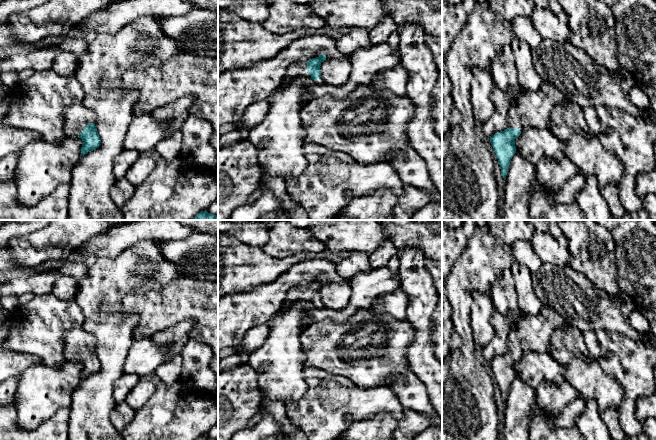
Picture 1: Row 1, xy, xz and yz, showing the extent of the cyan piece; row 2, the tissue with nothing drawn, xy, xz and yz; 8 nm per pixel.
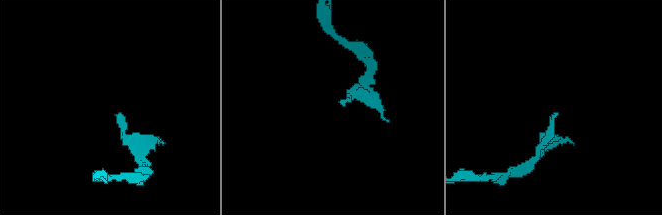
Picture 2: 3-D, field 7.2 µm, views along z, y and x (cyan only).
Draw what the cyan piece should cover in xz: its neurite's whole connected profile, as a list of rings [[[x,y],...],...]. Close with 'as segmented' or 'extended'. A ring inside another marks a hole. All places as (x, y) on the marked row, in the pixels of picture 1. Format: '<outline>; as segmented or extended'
[[[322,53],[319,57],[309,59],[307,62],[295,62],[285,74],[280,86],[286,86],[296,78],[310,78],[316,84],[323,84],[324,80],[321,76],[320,66],[326,60],[326,56]]]; extended

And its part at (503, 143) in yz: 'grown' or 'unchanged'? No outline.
grown

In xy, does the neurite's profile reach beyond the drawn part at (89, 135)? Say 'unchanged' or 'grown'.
grown

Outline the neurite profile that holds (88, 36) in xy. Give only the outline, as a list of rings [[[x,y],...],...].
[[[79,31],[79,33],[75,36],[77,39],[83,39],[86,42],[92,42],[98,33],[96,31]]]

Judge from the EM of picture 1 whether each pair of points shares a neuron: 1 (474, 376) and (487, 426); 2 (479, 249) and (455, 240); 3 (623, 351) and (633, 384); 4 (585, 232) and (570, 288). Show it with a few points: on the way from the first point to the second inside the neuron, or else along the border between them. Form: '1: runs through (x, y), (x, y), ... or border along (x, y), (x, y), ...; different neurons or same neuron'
1: runs through (480, 388), (483, 396), (483, 414); same neuron
2: border along (475, 230), (455, 264); different neurons
3: runs through (626, 359), (631, 364), (633, 376); same neuron
4: border along (568, 265), (583, 274), (594, 284); different neurons

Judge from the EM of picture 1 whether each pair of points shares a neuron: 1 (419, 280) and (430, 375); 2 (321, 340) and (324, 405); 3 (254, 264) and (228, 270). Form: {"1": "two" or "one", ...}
{"1": "one", "2": "two", "3": "one"}

